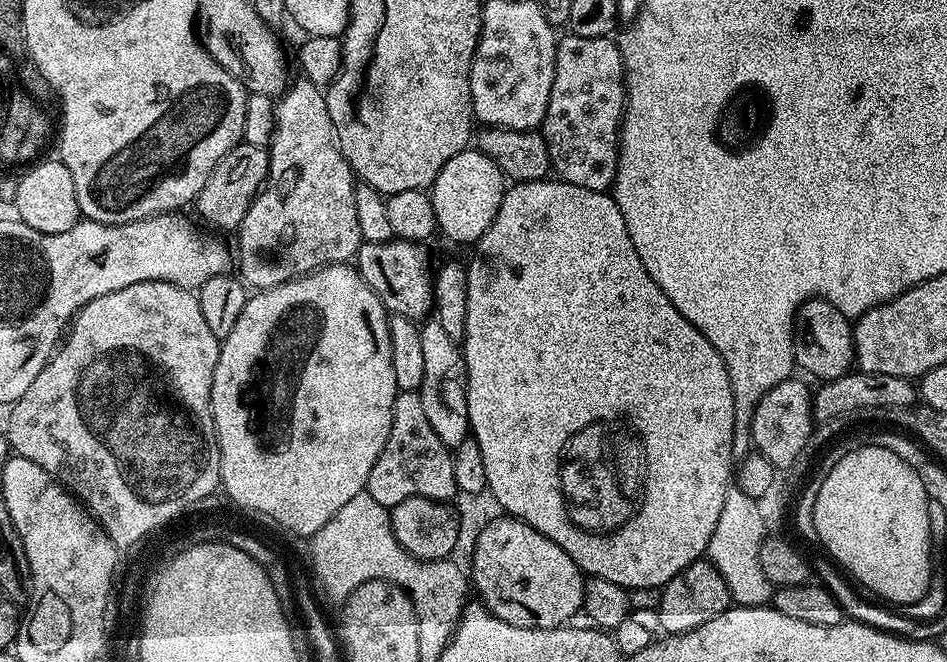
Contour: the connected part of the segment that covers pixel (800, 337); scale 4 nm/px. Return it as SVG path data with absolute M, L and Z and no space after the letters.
M808 300L796 311L796 318L792 321L792 359L797 369L805 368L812 376L817 376L817 381L827 382L836 380L840 376L853 371L856 358L856 348L852 345L854 328L849 317L842 314L830 302L825 300Z

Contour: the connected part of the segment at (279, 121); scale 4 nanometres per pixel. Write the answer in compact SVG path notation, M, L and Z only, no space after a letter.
M303 78L293 79L275 105L272 142L267 145L268 176L234 232L234 260L240 263L238 276L252 290L273 288L305 276L308 272L316 272L328 264L351 261L362 243L358 216L354 210L357 181L346 158L340 153L340 145L336 143L328 97L321 85Z

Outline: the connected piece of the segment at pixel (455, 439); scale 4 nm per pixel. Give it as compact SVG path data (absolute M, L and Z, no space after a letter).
M428 318L419 325L422 338L422 386L419 394L422 398L422 410L434 434L442 438L449 450L455 450L459 444L469 437L468 426L468 375L464 365L464 354L461 345L442 326L438 326L435 318Z

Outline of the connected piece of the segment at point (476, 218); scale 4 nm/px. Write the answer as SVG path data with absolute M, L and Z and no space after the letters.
M475 150L454 154L454 158L442 166L430 189L439 235L456 244L475 245L482 234L486 234L490 222L494 222L505 191L506 177L490 158L486 158L486 154Z

